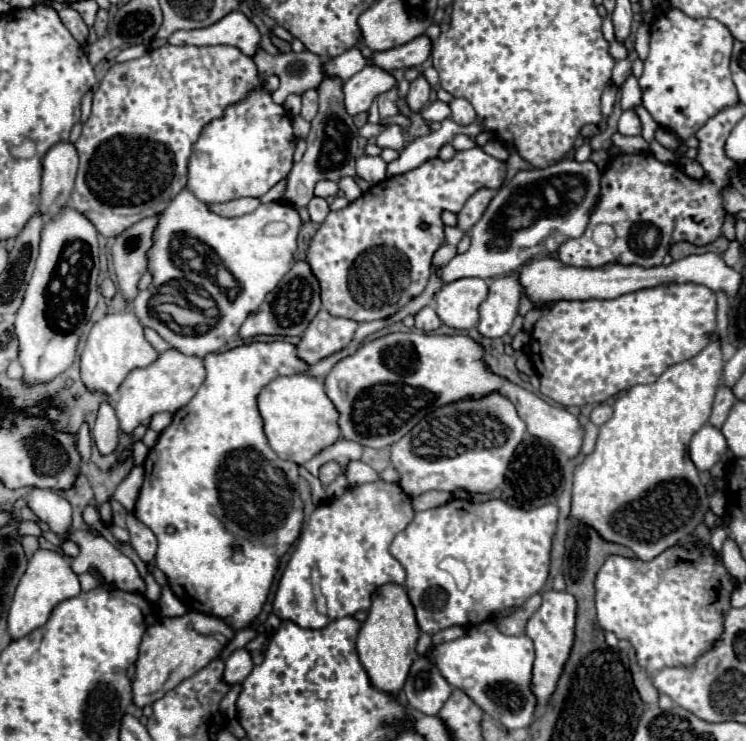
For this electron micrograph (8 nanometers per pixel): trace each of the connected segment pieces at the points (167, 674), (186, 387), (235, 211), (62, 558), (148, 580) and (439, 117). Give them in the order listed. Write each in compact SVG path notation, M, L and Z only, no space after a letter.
M187 611L181 617L165 617L145 631L137 659L137 679L133 681L133 701L137 707L151 705L167 691L177 687L183 679L193 677L213 659L217 659L225 645L233 639L233 629L221 619L197 611Z
M167 349L163 351L153 365L145 367L145 369L133 369L129 373L129 377L123 381L121 389L119 389L119 399L117 399L117 419L119 425L125 433L133 433L133 429L139 423L149 423L153 413L161 413L161 411L179 411L181 407L185 407L193 395L197 393L197 389L201 387L201 383L205 381L205 365L203 359L197 355L185 355L177 349Z
M243 197L243 199L233 199L227 203L215 203L211 205L211 209L223 217L239 217L245 213L251 213L259 207L259 199L257 197Z
M39 549L27 565L27 571L23 573L11 609L9 609L9 633L11 639L21 639L29 635L33 629L45 625L49 619L49 613L53 607L65 599L77 597L81 593L81 583L75 571L71 569L71 557L59 551L49 551L49 549Z
M147 573L145 578L146 592L145 595L153 602L157 602L161 595L161 586L155 581L151 573Z
M435 101L431 103L429 107L423 109L423 119L427 121L443 121L451 117L451 109L449 109L449 103L443 103L443 101Z

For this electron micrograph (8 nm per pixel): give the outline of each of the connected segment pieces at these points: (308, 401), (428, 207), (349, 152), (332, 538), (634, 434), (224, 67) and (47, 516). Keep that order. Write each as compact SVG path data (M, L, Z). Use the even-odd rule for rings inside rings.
M289 375L273 379L259 397L259 413L271 449L287 461L303 465L341 437L339 411L327 397L323 381L313 375Z
M475 147L467 151L457 151L455 157L449 161L443 161L439 157L427 159L413 171L397 175L395 179L385 179L381 181L381 185L373 185L345 209L331 211L315 233L307 253L307 261L313 273L317 273L321 285L323 307L333 313L333 317L349 317L363 323L389 317L407 301L421 295L431 275L431 259L435 251L445 243L445 225L441 221L441 213L459 213L465 201L481 187L499 189L505 181L505 173L507 167L503 161ZM419 223L427 223L429 229L423 231Z
M323 73L323 81L317 87L319 95L319 111L315 119L311 121L311 133L307 137L307 151L299 163L293 165L289 177L287 177L287 191L283 195L283 201L293 205L295 209L307 207L311 201L311 193L317 181L331 179L339 181L341 177L355 177L355 161L357 161L357 127L353 125L353 117L347 113L343 105L343 79L333 77L329 73Z
M385 481L347 489L339 499L317 507L279 579L273 613L305 629L323 629L335 619L367 611L377 587L385 583L405 583L405 569L401 569L401 563L389 553L389 547L393 537L413 521L413 515L413 503L403 489ZM311 571L319 573L319 591L327 599L327 615L319 615L315 609L317 601Z
M713 335L711 339L713 341L699 355L689 361L671 365L655 383L635 385L623 397L619 397L613 405L613 417L599 429L593 453L587 455L573 473L569 521L593 527L601 535L601 539L629 547L641 561L651 561L665 549L679 545L697 529L697 525L703 523L707 511L723 515L727 507L723 491L707 493L695 465L689 461L687 455L691 437L709 419L719 373L725 363L717 335Z
M163 45L139 59L115 63L101 79L99 89L95 89L91 115L83 123L81 139L75 143L75 147L79 147L79 171L71 205L107 239L117 237L129 229L129 225L159 215L165 205L187 187L187 163L203 127L221 119L229 105L245 101L251 91L261 87L263 81L253 59L229 45Z
M33 489L33 495L27 505L33 509L33 513L41 521L49 523L51 531L57 537L65 539L65 535L71 527L71 505L61 495L53 493L49 489Z

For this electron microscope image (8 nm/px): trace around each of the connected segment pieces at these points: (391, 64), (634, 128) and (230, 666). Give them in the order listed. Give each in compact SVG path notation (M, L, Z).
M421 35L405 45L399 45L397 49L373 53L371 63L385 71L393 71L393 69L419 67L429 59L429 55L431 55L431 39L427 35Z
M633 109L623 111L619 119L619 133L621 135L641 135L641 121Z
M237 649L233 651L227 661L225 661L225 681L229 685L235 685L235 683L243 683L245 677L253 671L253 661L251 661L251 655L247 649Z

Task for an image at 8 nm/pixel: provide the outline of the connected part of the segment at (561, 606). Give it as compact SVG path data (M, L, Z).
M543 591L541 607L529 617L525 635L535 643L535 663L533 663L533 677L531 677L531 691L537 699L537 707L545 705L549 697L555 693L555 685L561 677L561 669L569 659L569 649L575 641L575 613L577 603L573 595L567 591Z

